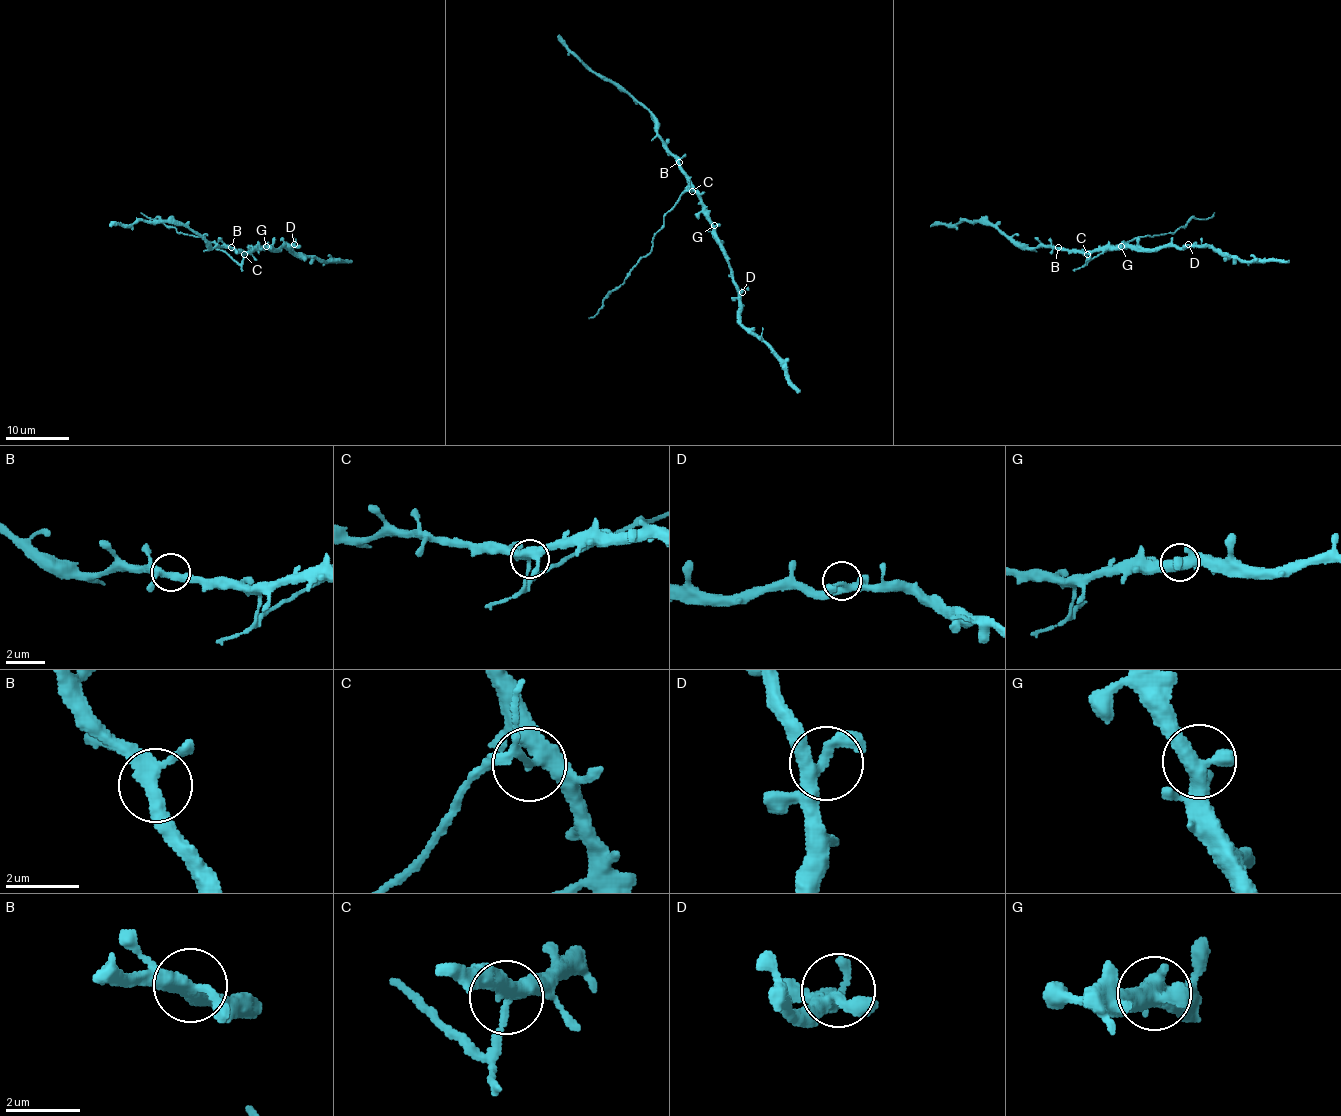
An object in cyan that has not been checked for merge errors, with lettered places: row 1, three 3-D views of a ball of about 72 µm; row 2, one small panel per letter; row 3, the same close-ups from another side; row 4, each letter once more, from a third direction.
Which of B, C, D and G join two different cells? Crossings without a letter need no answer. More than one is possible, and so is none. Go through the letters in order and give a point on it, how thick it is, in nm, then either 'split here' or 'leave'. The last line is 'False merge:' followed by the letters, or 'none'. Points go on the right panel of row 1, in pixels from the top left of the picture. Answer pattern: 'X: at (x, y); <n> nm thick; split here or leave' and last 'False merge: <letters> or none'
B: at (1058, 247); 340 nm thick; leave
C: at (1087, 254); 360 nm thick; split here
D: at (1188, 244); 320 nm thick; leave
G: at (1121, 246); 440 nm thick; leave
False merge: C

